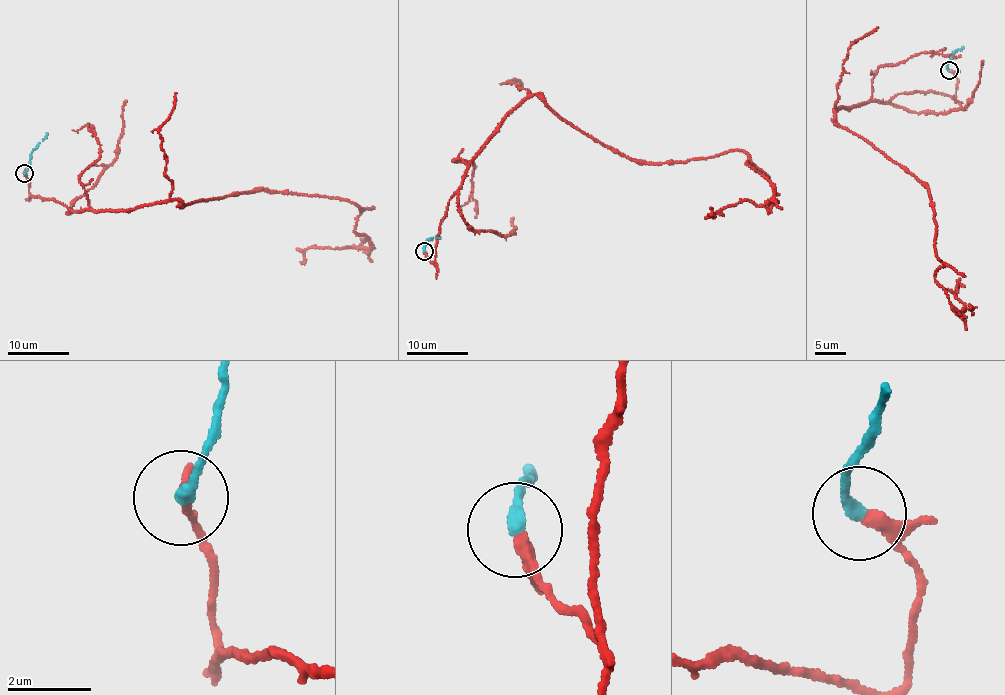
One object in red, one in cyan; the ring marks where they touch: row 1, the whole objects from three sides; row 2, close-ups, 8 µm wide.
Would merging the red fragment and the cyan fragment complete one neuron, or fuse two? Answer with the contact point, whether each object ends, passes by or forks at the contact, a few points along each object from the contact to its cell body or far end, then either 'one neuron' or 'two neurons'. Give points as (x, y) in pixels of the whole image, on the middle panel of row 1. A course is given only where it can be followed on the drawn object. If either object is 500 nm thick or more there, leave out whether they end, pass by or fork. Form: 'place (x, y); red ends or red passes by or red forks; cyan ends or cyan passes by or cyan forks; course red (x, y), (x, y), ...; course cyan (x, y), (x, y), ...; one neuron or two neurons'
place (424, 251); red passes by; cyan ends; course red (423, 252), (436, 265), (466, 170), (535, 94), (647, 163), (737, 150), (773, 194), (759, 206), (710, 207); course cyan (423, 250), (425, 241), (440, 238); one neuron

